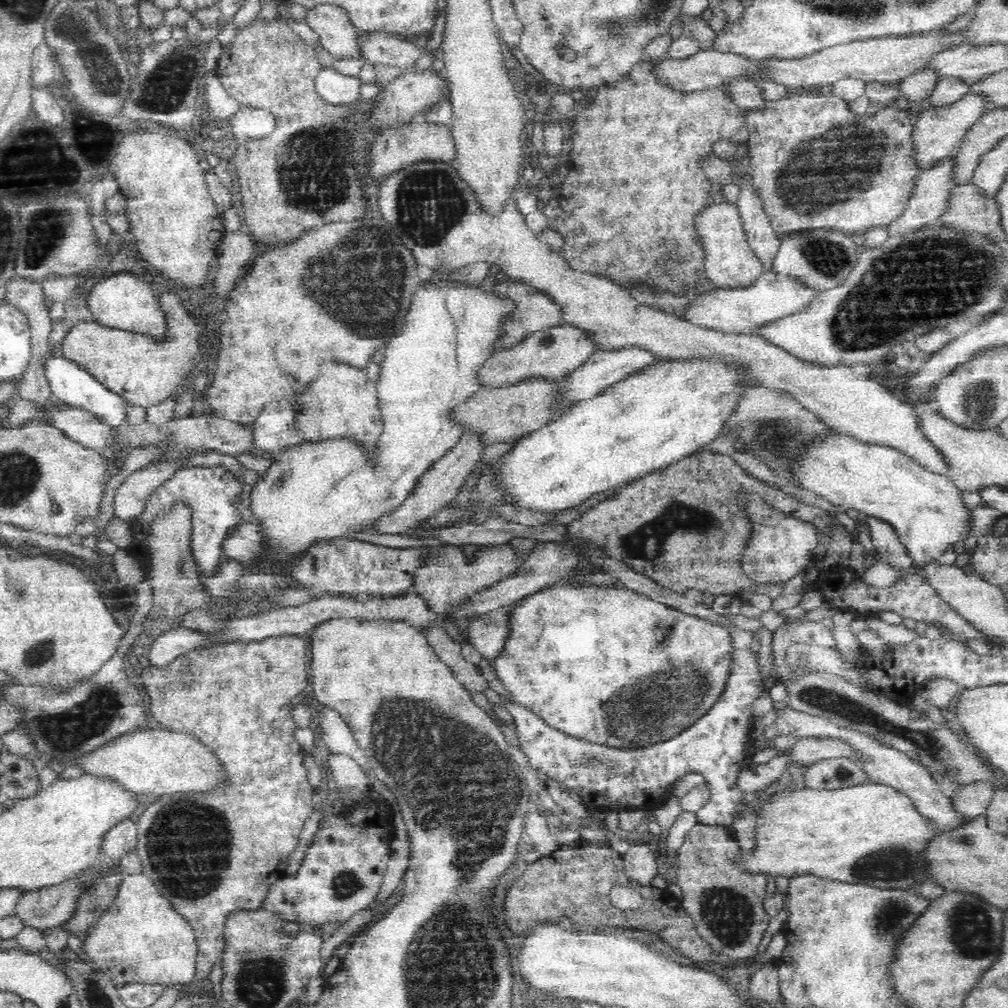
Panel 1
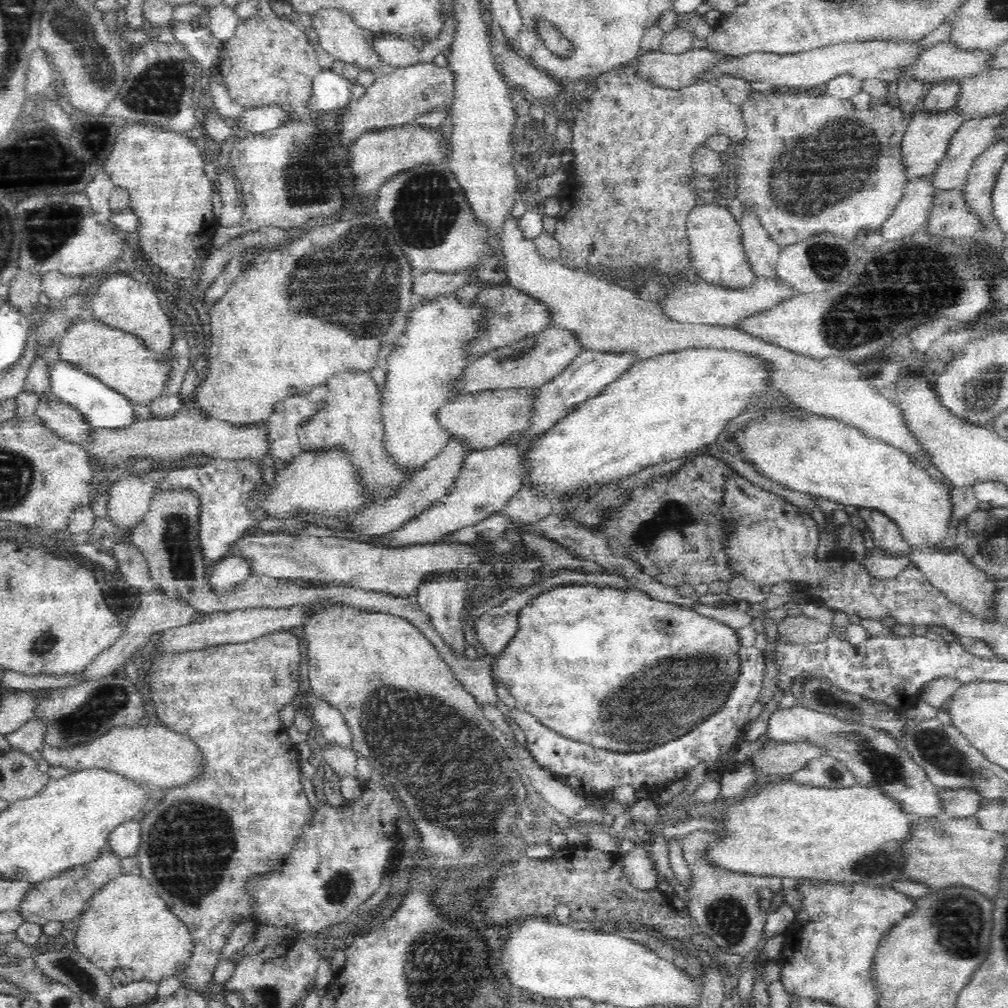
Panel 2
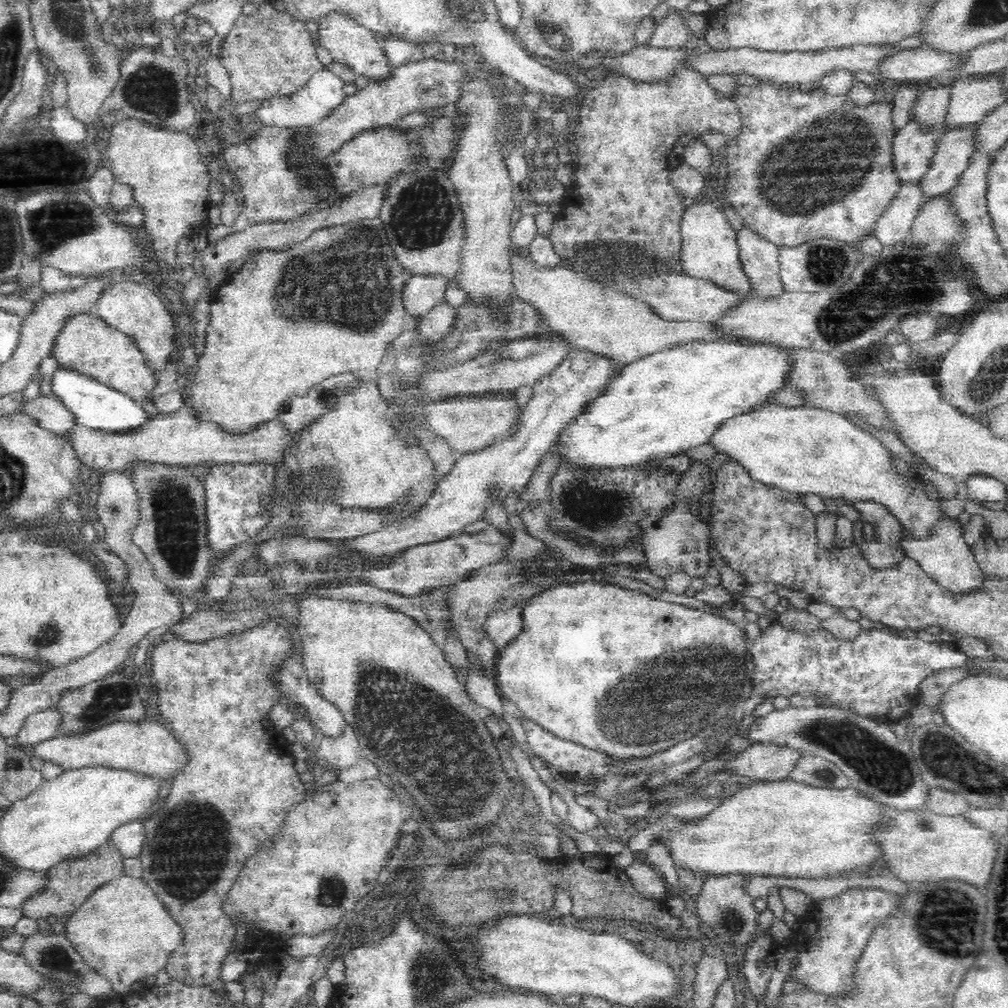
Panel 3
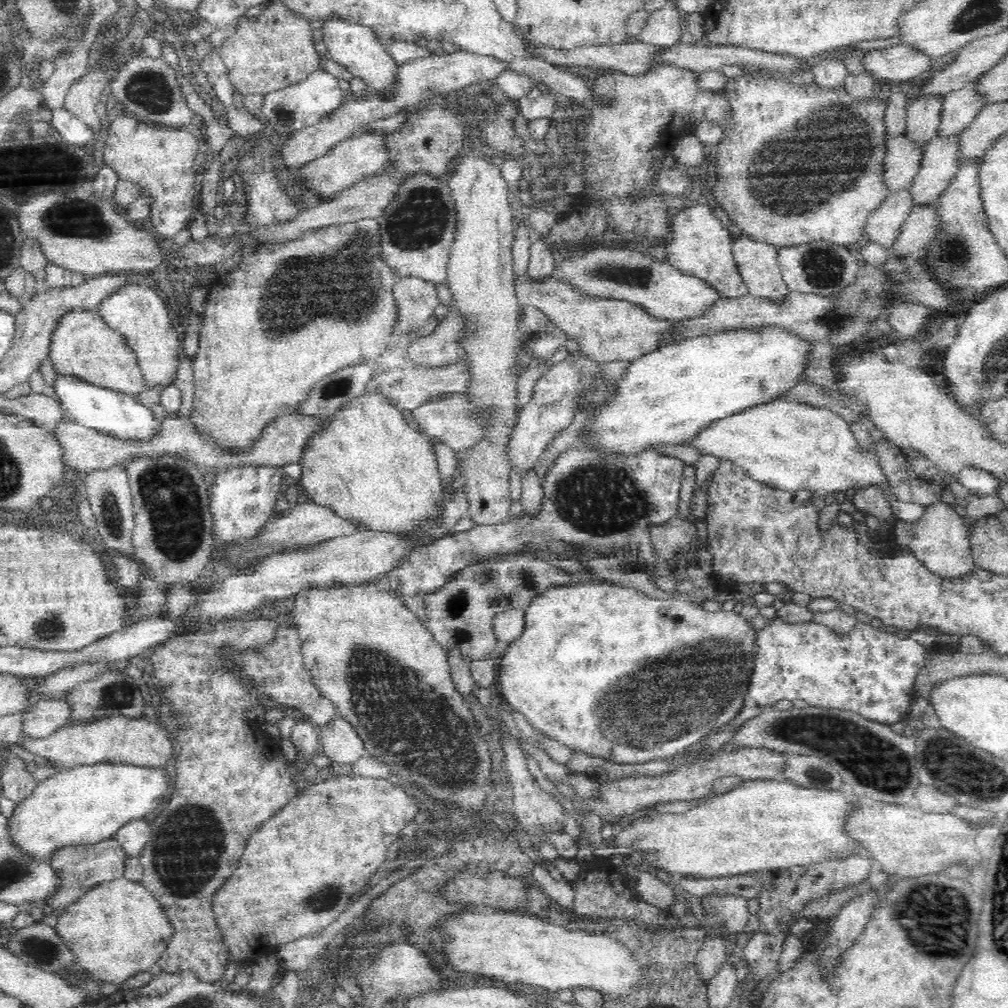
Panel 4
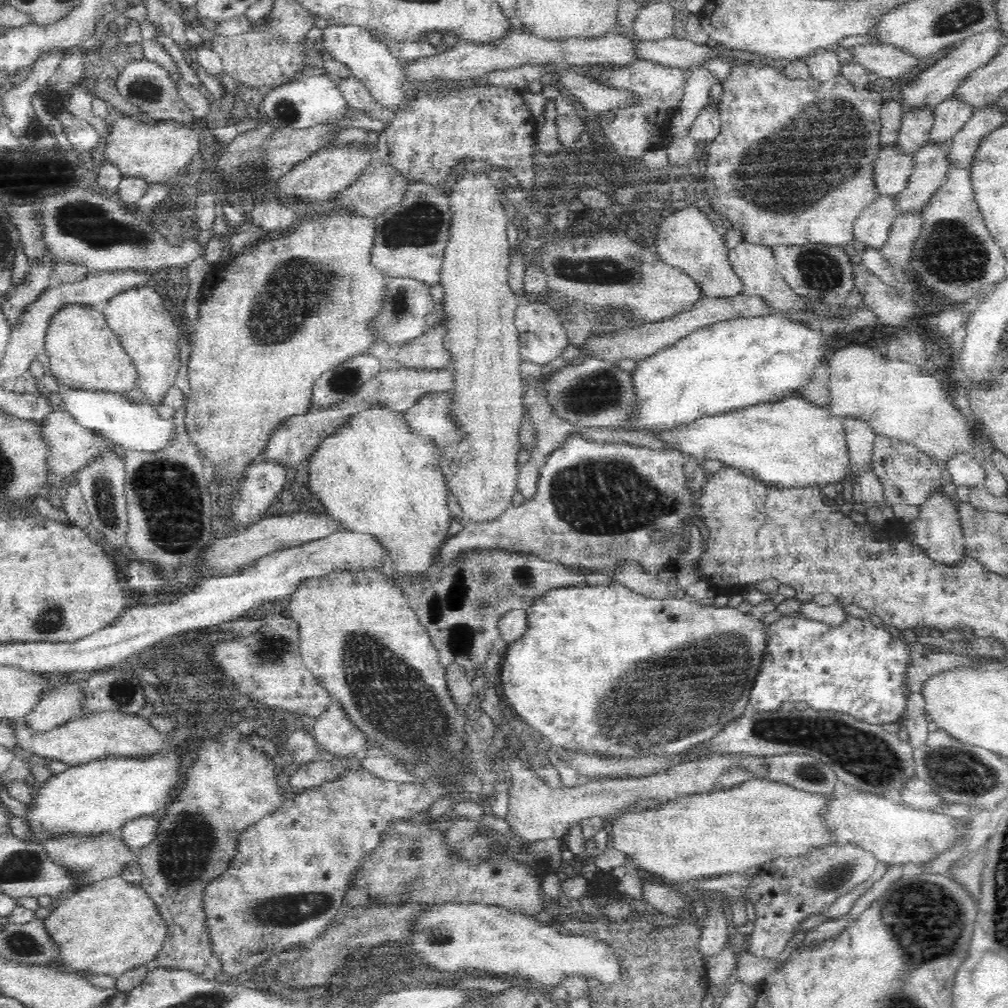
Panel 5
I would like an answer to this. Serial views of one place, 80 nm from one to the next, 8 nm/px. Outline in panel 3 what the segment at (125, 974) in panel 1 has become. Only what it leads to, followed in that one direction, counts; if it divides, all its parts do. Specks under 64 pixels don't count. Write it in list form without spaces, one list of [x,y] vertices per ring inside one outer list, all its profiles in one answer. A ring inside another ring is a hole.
[[[121,876],[95,889],[87,900],[80,904],[75,912],[67,916],[64,924],[64,937],[82,956],[84,963],[92,970],[107,978],[115,992],[127,993],[134,982],[141,978],[154,977],[166,966],[166,960],[182,940],[182,929],[166,911],[164,904],[154,895],[152,889],[141,878]]]

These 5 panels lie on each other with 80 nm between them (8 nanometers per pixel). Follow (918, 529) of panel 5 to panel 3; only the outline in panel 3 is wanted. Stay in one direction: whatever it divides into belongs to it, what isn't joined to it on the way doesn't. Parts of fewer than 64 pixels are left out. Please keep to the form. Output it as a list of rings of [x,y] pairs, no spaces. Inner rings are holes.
[[[942,511],[933,527],[925,537],[914,537],[904,530],[904,537],[900,546],[906,551],[906,555],[918,562],[928,573],[942,586],[952,589],[957,593],[968,592],[982,584],[985,575],[976,563],[973,549],[965,541],[964,528],[957,518],[950,518]]]

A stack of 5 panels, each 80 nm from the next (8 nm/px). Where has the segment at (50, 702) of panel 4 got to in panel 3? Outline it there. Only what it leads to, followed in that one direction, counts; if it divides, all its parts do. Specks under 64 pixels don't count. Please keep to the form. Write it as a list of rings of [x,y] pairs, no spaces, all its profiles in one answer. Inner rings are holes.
[[[59,706],[39,710],[26,717],[22,730],[10,742],[20,748],[29,749],[33,744],[54,737],[60,724],[62,724],[62,711]]]

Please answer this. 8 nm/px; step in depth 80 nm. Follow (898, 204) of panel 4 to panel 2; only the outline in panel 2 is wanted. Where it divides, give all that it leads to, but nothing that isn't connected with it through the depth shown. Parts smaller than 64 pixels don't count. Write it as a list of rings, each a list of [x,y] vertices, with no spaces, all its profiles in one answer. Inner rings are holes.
[[[932,175],[910,179],[905,184],[897,207],[878,228],[885,242],[908,238],[925,224],[932,199],[939,193],[931,187]]]

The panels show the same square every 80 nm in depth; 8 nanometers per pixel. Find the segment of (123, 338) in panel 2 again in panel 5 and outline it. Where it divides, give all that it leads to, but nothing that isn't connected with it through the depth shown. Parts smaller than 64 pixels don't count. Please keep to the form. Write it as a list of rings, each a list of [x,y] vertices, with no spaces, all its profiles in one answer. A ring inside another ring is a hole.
[[[70,303],[62,305],[62,308],[59,308],[50,317],[47,329],[45,330],[44,353],[48,356],[48,364],[50,364],[48,369],[52,373],[52,376],[56,378],[59,384],[63,384],[63,386],[66,386],[67,388],[73,388],[74,390],[112,393],[128,392],[134,388],[136,380],[134,365],[132,364],[131,358],[126,354],[126,351],[122,348],[119,336],[110,328],[110,325],[107,323],[104,313],[102,313],[101,311],[101,306],[80,303]]]

